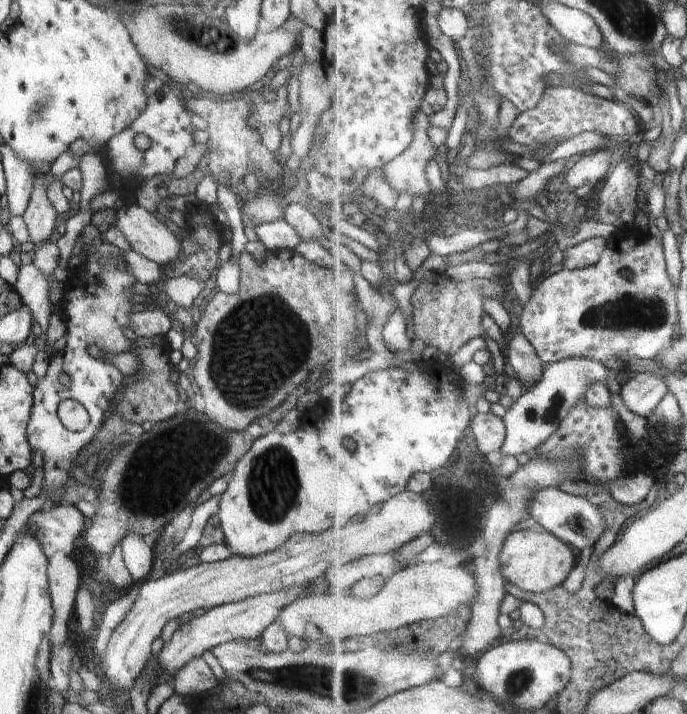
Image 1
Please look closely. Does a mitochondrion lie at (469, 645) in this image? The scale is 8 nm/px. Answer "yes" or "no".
no

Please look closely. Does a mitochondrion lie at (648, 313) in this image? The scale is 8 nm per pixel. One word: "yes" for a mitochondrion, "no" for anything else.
yes

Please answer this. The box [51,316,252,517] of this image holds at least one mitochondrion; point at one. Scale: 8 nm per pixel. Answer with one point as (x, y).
(223, 453)

